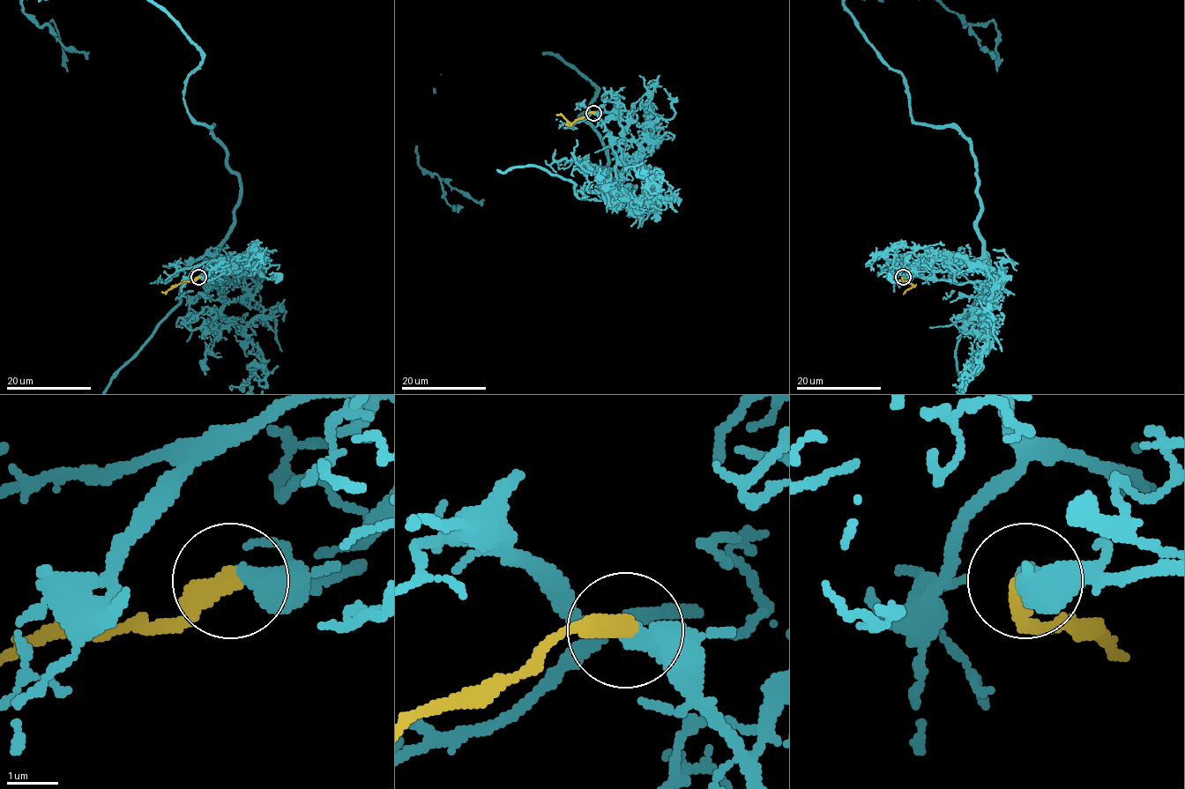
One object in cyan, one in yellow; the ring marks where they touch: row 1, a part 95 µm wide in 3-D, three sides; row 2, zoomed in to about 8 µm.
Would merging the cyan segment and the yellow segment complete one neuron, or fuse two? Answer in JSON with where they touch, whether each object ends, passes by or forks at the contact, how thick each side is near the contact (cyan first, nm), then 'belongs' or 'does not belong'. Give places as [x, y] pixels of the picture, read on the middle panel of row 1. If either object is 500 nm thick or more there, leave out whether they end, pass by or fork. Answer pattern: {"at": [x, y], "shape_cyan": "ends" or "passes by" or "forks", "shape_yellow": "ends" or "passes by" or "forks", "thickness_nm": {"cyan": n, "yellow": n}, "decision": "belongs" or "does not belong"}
{"at": [593, 113], "shape_cyan": "ends", "shape_yellow": "ends", "thickness_nm": {"cyan": 480, "yellow": 480}, "decision": "belongs"}

